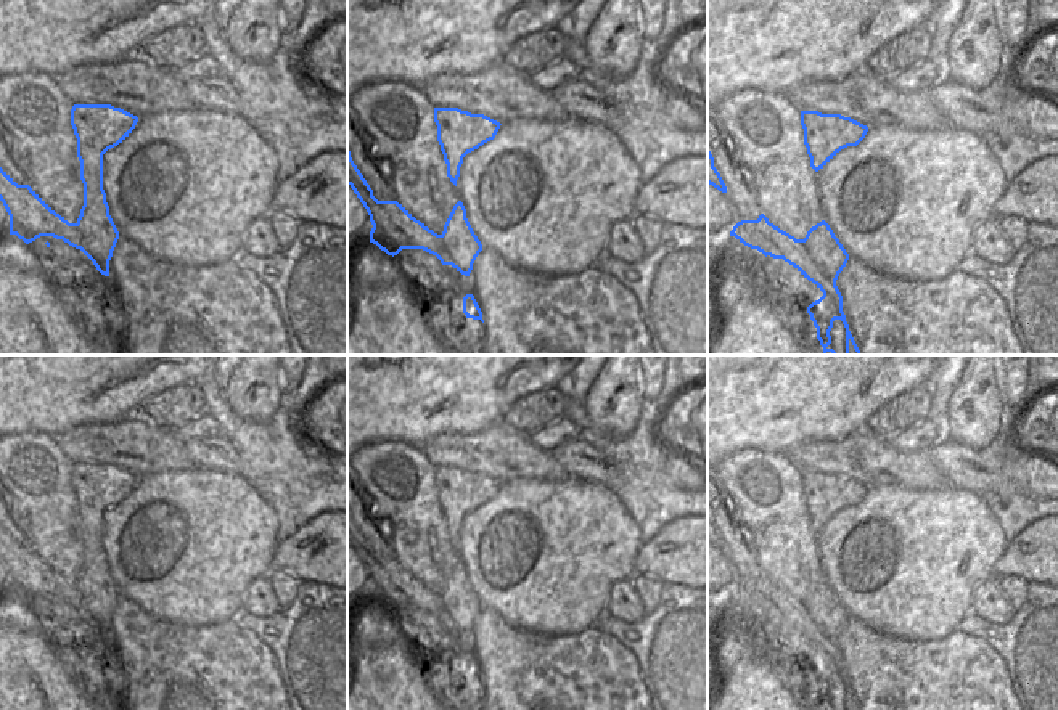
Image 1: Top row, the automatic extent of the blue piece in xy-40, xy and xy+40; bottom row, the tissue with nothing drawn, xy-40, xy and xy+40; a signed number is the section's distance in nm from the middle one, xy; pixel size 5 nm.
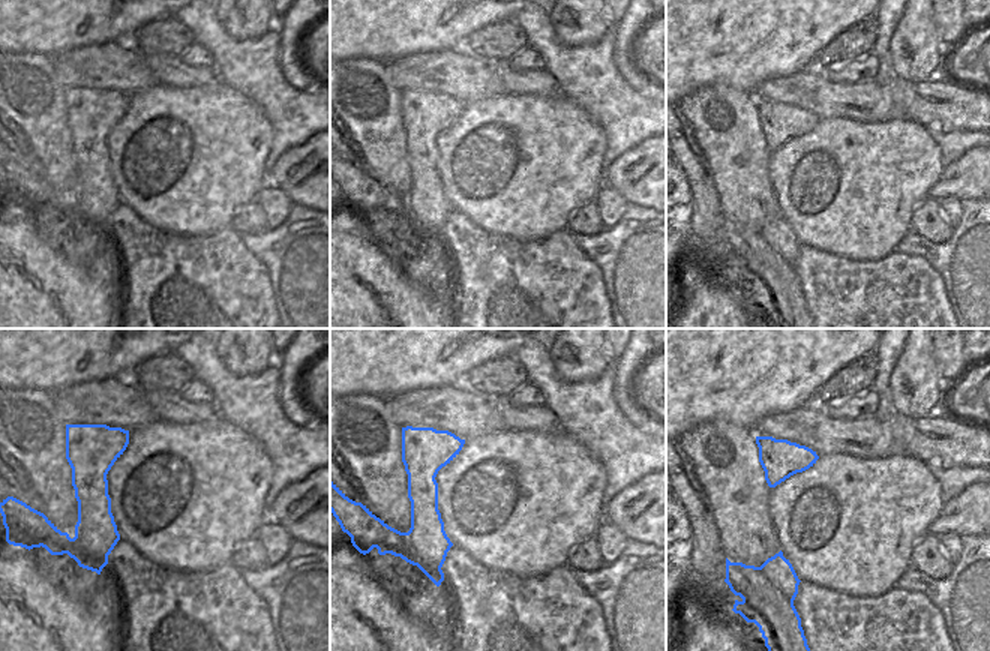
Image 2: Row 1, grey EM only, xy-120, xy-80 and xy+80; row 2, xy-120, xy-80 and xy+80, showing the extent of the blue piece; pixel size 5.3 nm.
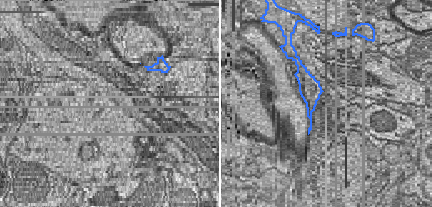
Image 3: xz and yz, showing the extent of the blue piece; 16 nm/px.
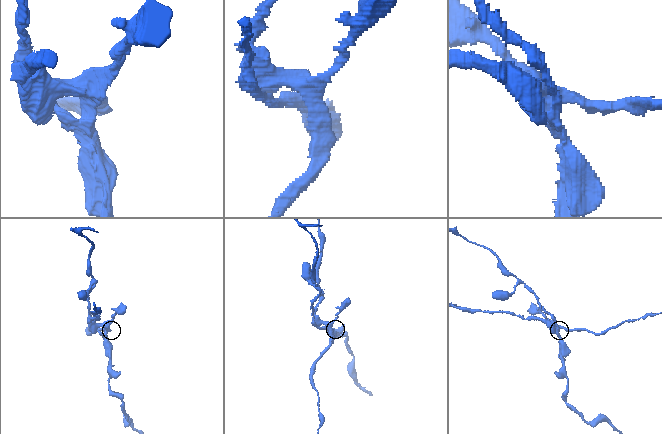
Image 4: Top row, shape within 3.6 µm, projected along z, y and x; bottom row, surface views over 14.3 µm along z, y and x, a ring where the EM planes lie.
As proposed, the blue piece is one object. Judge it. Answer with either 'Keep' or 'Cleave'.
Cleave.

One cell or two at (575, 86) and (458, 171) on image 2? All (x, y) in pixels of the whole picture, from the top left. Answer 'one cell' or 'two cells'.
two cells

